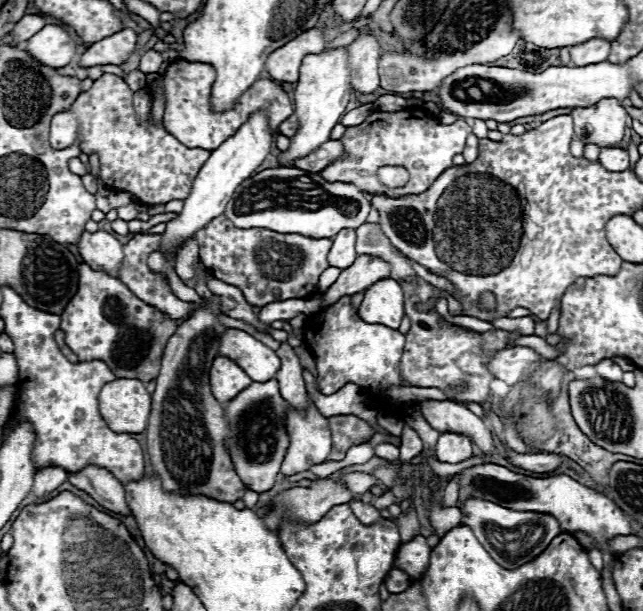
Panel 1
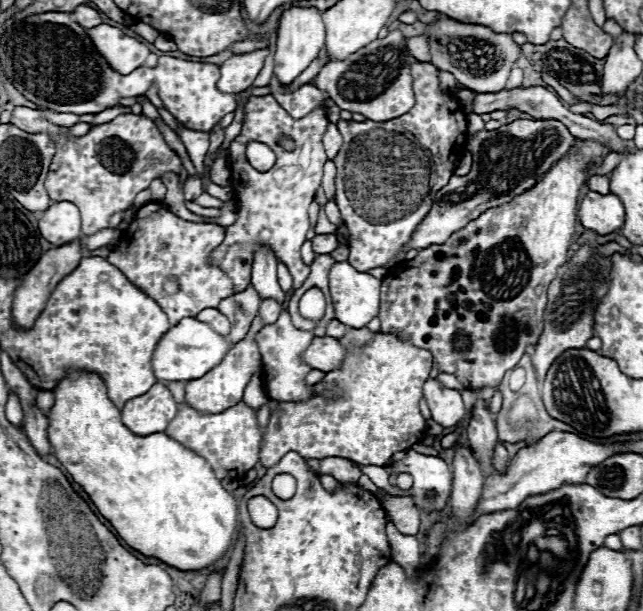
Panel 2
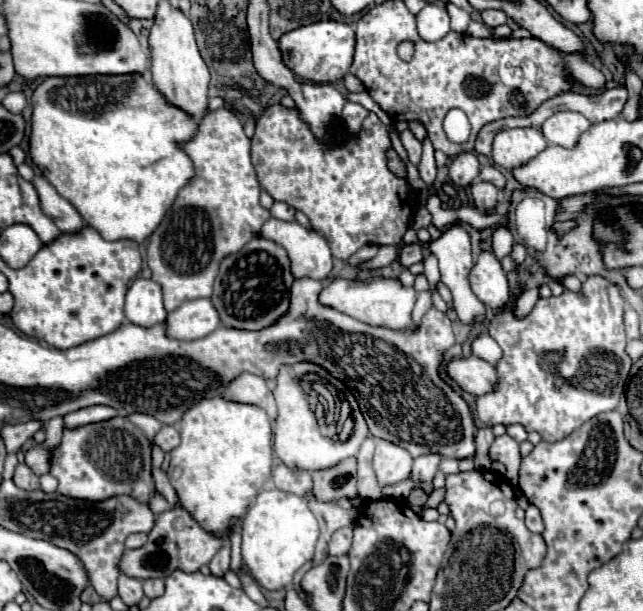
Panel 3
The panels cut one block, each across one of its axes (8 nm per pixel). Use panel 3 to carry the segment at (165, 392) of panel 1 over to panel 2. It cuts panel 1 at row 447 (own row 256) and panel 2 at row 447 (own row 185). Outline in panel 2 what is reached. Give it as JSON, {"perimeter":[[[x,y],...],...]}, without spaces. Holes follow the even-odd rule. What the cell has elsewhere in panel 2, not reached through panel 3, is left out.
{"perimeter":[[[238,402],[236,406],[220,414],[206,414],[206,416],[182,404],[176,418],[164,430],[164,434],[168,434],[170,438],[178,440],[186,448],[194,450],[198,456],[208,460],[208,464],[214,468],[218,478],[224,478],[224,476],[238,478],[246,474],[248,470],[252,470],[254,464],[258,462],[258,452],[260,452],[260,442],[262,442],[262,434],[258,430],[258,420],[256,420],[256,410],[252,410],[244,402]]]}

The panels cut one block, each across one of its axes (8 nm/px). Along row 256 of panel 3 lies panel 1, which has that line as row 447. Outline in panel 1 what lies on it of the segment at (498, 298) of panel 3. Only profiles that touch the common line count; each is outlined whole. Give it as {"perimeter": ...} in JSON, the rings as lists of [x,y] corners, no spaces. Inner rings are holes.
{"perimeter":[[[422,400],[422,402],[418,402],[418,406],[422,410],[422,416],[434,430],[464,434],[484,454],[498,452],[494,446],[494,440],[492,440],[492,432],[486,426],[486,422],[480,416],[476,416],[474,412],[470,412],[466,406],[450,402],[450,400],[444,400],[444,402]]]}

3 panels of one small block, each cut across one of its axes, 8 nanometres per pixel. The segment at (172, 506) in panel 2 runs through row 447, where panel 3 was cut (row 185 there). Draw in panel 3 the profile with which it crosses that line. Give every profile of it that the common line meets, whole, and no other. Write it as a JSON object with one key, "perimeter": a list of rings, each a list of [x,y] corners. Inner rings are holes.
{"perimeter":[[[124,74],[124,76],[74,76],[74,78],[44,78],[36,90],[32,92],[32,126],[30,126],[30,158],[32,164],[44,174],[44,178],[58,190],[60,196],[70,200],[70,204],[80,212],[84,222],[100,232],[104,240],[134,240],[134,242],[144,242],[160,224],[164,218],[166,210],[172,206],[178,190],[190,182],[194,176],[194,168],[190,158],[178,148],[178,144],[190,140],[196,134],[198,122],[194,122],[188,114],[182,110],[170,106],[164,96],[150,84],[146,82],[144,76],[140,74]]]}

